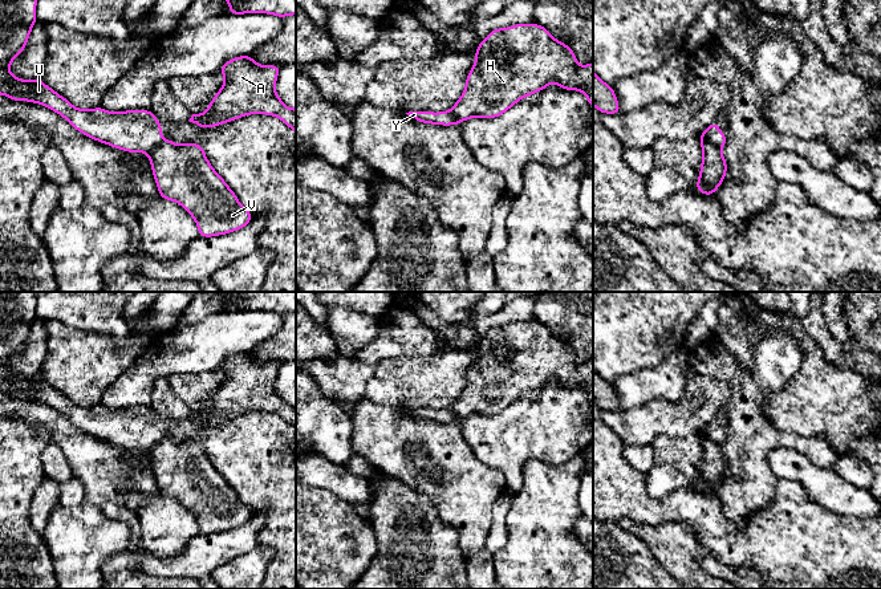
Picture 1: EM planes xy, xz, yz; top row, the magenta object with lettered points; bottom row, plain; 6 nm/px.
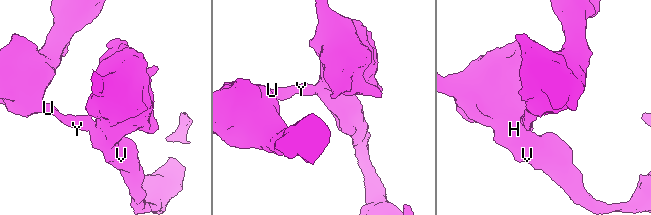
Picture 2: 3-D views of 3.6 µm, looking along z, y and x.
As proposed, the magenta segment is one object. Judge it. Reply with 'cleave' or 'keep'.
cleave

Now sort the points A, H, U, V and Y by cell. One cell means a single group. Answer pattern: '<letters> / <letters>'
A H V / U Y

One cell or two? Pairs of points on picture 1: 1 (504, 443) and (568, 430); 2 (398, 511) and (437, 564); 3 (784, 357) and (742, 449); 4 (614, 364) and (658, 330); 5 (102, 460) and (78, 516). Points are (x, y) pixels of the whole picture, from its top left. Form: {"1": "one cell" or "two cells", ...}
{"1": "one cell", "2": "one cell", "3": "one cell", "4": "one cell", "5": "two cells"}

